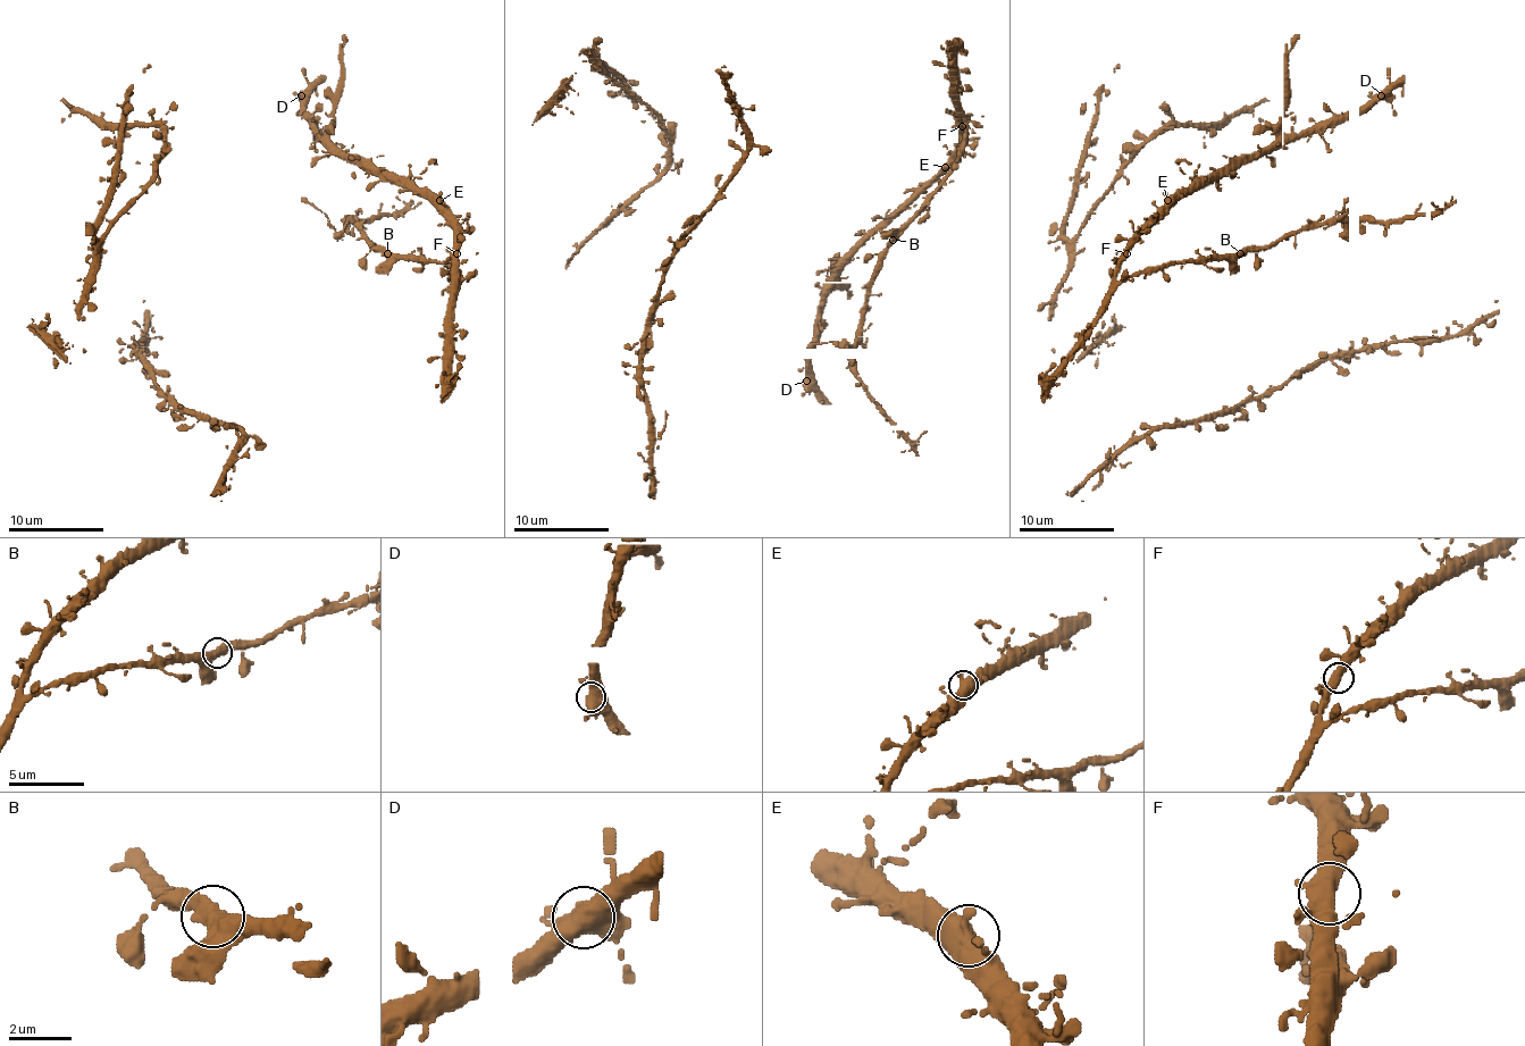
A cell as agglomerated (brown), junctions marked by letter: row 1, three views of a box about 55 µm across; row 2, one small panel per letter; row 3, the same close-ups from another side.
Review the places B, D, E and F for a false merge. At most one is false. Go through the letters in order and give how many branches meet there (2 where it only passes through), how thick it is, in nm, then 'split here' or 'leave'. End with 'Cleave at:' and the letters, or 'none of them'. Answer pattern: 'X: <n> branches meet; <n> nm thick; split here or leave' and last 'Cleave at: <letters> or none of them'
B: 2 branches meet; 500 nm thick; leave
D: 2 branches meet; 480 nm thick; leave
E: 2 branches meet; 480 nm thick; leave
F: 2 branches meet; 500 nm thick; leave
Cleave at: none of them

